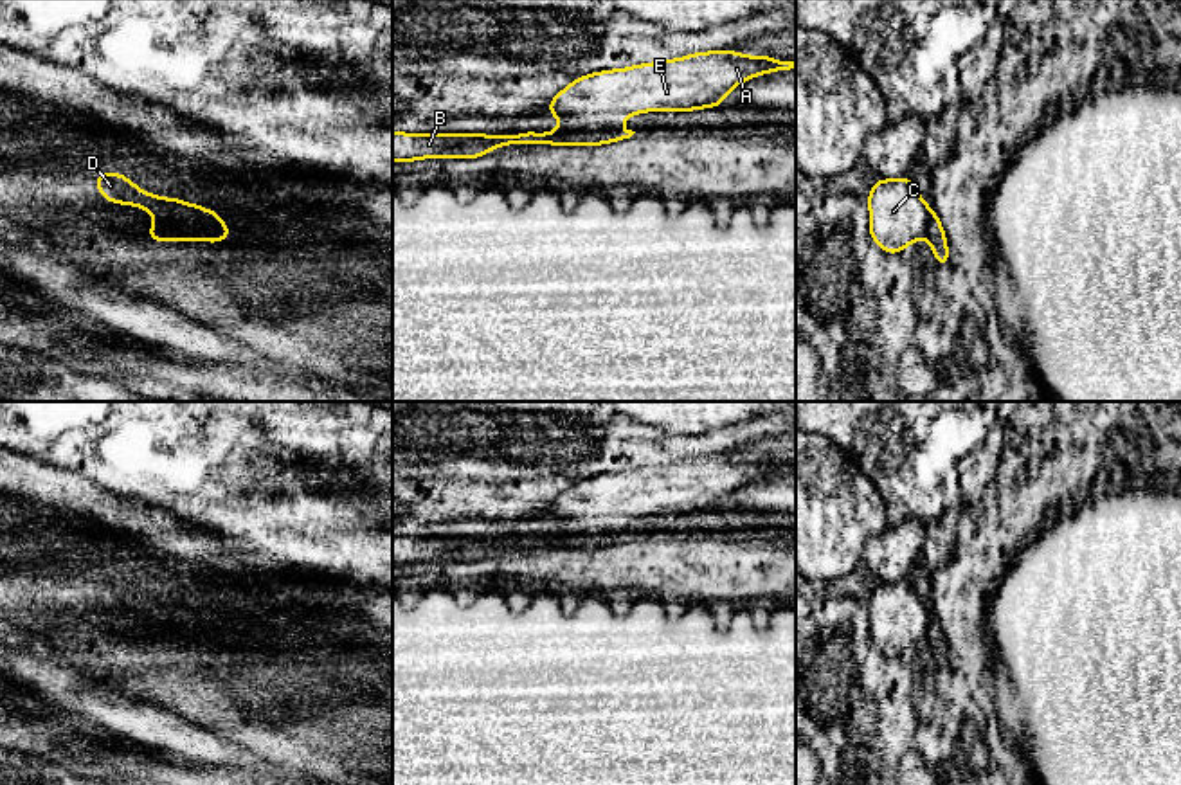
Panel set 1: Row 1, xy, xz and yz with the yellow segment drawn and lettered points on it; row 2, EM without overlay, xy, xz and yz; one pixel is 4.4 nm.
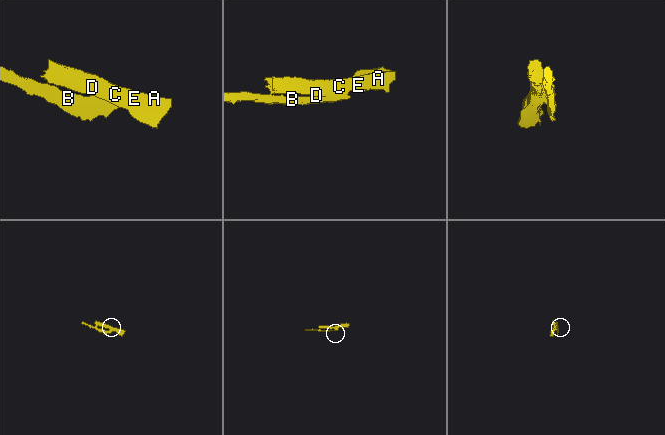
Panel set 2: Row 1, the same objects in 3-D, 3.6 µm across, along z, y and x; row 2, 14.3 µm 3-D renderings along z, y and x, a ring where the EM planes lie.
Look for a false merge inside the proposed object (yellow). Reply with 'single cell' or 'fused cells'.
fused cells

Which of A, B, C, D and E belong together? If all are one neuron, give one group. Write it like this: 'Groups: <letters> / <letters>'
Groups: A C D E / B

